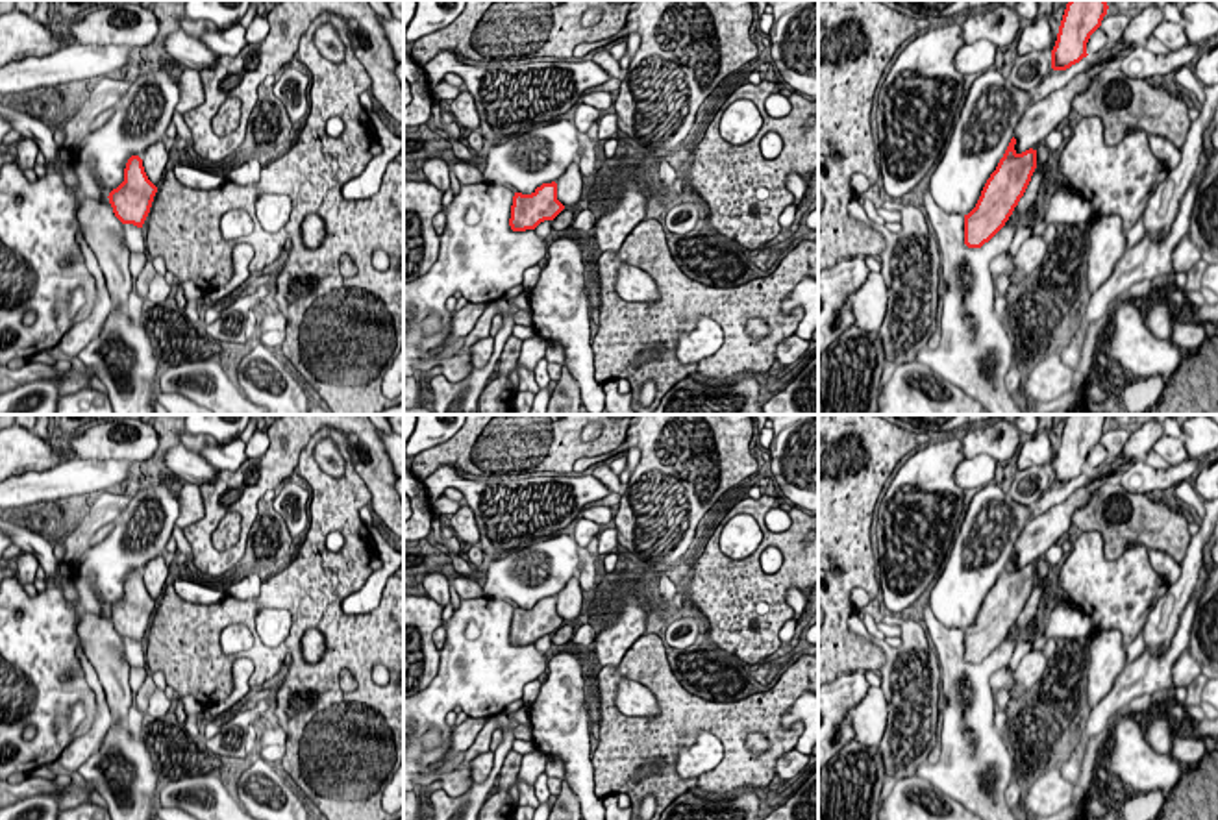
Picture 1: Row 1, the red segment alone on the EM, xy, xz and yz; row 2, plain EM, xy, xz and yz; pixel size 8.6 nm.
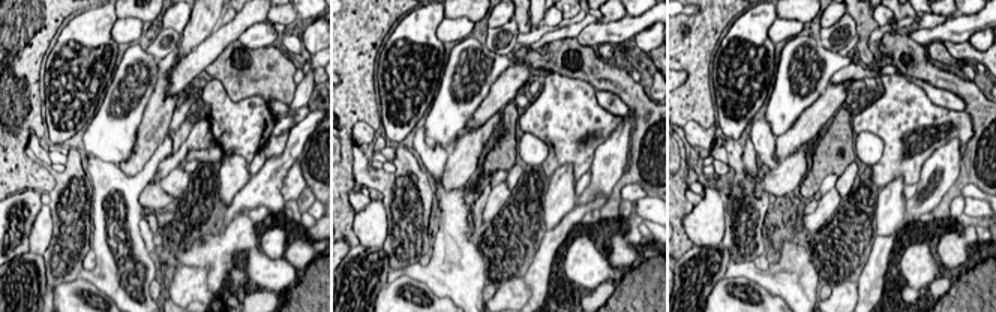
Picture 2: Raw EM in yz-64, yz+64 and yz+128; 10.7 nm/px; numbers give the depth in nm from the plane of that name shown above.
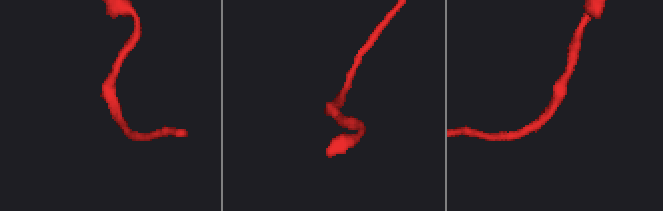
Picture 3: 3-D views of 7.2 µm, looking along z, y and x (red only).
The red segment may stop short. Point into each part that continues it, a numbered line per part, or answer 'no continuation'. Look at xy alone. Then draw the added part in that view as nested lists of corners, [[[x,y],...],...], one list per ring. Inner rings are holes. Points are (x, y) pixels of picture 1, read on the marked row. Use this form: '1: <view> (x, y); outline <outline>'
1: xy (154, 160); outline [[[163,141],[150,144],[143,154],[143,167],[148,180],[159,187],[163,174],[167,172],[167,161],[170,152],[165,148]]]

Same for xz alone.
1: xz (571, 189); outline [[[574,161],[555,183],[557,200],[565,205],[565,209],[574,207],[585,196],[583,176],[578,161]]]

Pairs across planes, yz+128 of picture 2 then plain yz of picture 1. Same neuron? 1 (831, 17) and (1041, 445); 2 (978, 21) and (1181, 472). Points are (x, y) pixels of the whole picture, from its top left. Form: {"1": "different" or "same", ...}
{"1": "same", "2": "same"}

